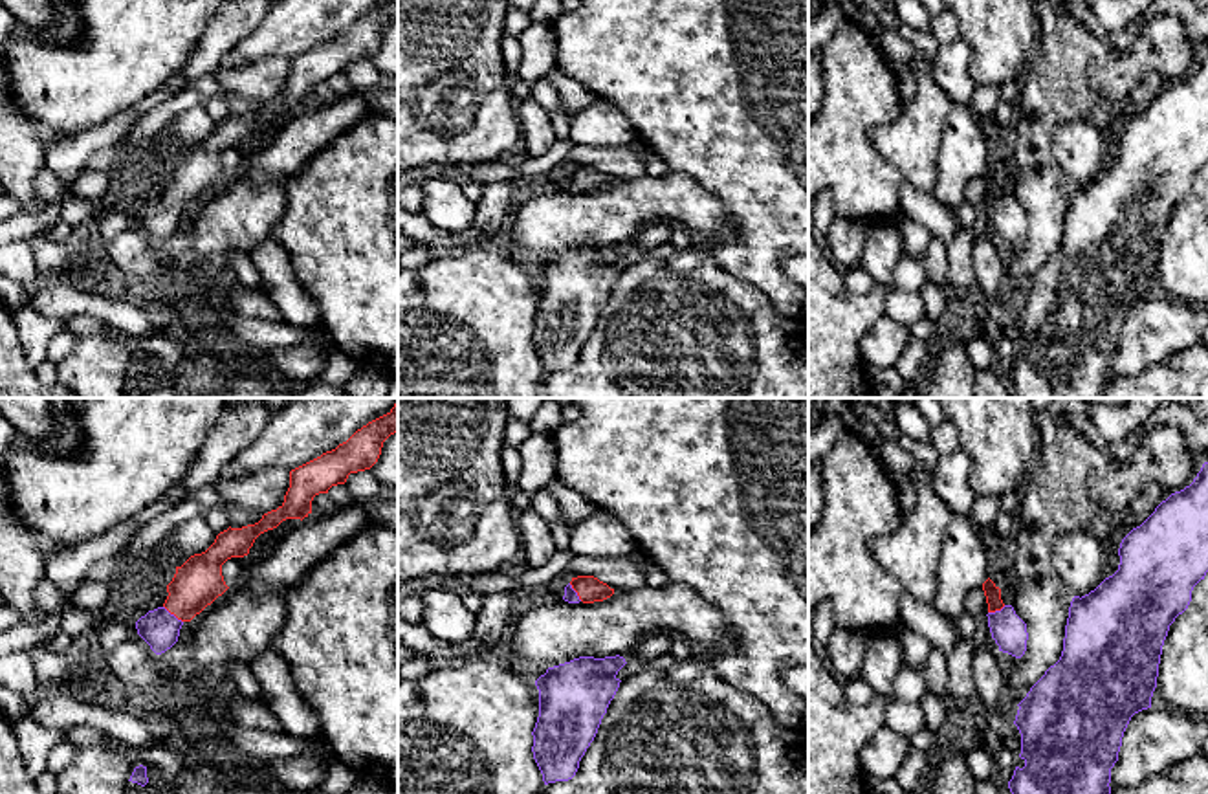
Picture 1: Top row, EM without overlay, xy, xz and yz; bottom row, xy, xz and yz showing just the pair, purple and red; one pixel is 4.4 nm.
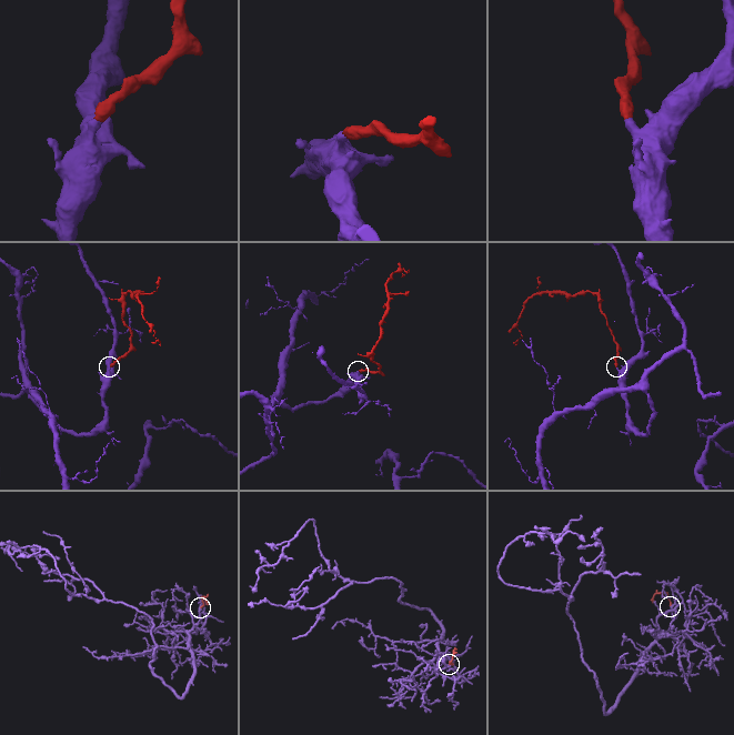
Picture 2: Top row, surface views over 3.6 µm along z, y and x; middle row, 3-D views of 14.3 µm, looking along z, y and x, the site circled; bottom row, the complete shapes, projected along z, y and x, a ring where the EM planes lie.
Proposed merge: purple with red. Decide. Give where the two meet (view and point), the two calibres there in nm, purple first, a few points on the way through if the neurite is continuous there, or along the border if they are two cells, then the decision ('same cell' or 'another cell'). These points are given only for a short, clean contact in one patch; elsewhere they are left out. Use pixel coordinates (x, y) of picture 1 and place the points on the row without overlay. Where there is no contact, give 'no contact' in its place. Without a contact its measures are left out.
xy (173, 204) | 170/220 nm | across xy (160, 219), (173, 204), (198, 171) | same cell

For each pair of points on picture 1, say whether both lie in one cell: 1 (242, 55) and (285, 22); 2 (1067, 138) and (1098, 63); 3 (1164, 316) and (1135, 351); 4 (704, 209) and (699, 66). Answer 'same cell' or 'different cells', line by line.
1: same cell
2: different cells
3: same cell
4: different cells

